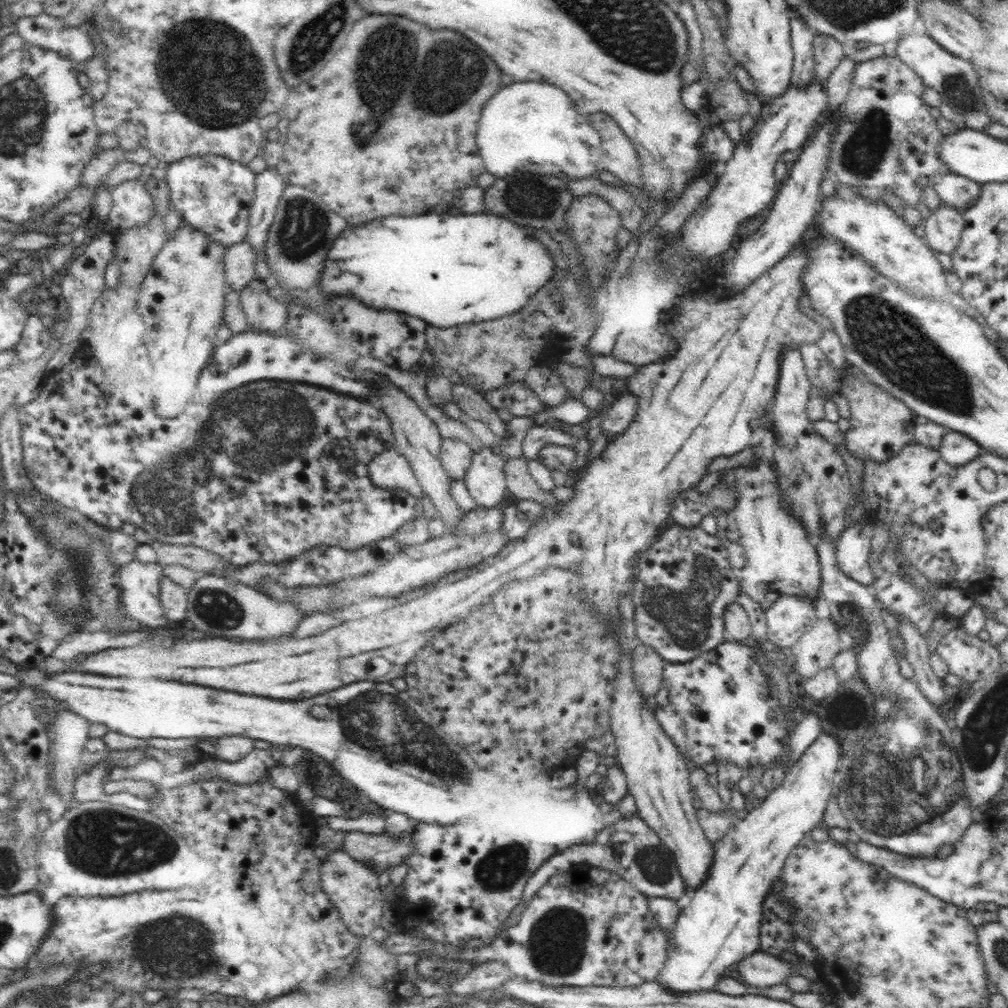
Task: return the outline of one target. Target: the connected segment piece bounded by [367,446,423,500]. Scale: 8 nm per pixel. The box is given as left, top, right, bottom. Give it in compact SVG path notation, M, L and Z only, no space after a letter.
M395 446L384 449L367 464L369 478L375 486L388 489L404 489L418 500L423 500L423 490L412 471L410 463Z

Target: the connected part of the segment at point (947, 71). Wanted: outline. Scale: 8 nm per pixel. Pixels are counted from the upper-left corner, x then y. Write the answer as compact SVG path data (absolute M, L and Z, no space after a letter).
M922 33L906 34L904 42L900 42L893 51L914 72L922 77L931 98L947 103L954 111L959 112L965 128L982 131L986 124L993 122L984 109L984 98L981 98L978 72L974 62L962 59L945 48L942 48L930 35Z

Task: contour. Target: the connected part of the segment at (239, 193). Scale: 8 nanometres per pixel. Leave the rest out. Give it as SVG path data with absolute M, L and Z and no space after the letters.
M216 155L186 156L165 165L153 172L169 188L169 201L172 208L176 209L183 218L183 224L198 228L208 238L215 240L227 249L232 244L238 244L247 238L249 229L249 210L255 196L255 176L257 167L244 165L240 161Z

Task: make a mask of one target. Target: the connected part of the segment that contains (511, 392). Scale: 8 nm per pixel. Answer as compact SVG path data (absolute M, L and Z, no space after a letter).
M524 382L505 384L500 389L483 393L485 400L506 417L534 418L547 407Z

